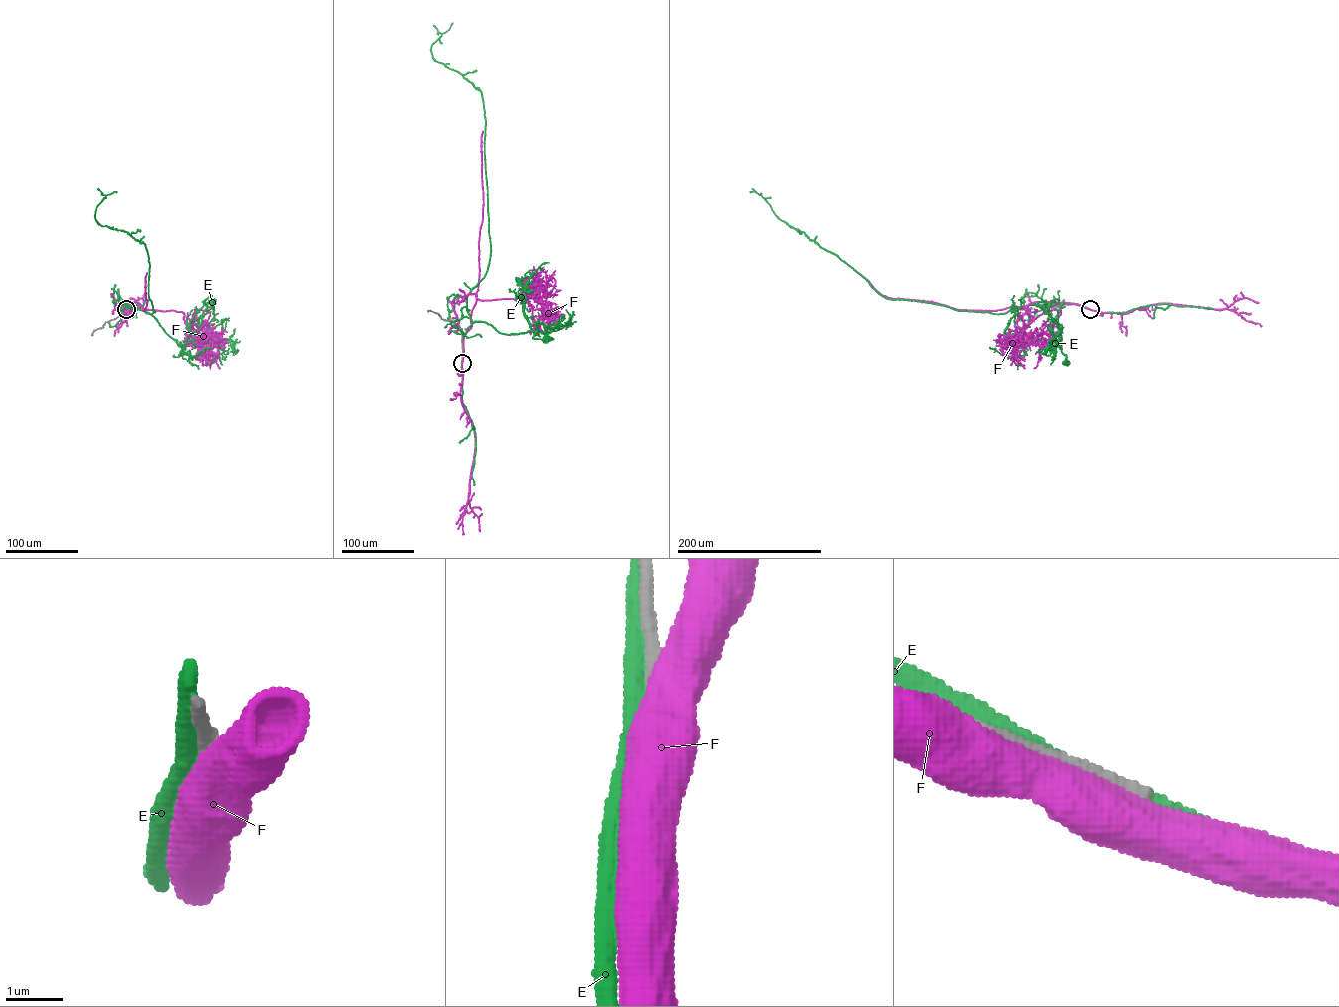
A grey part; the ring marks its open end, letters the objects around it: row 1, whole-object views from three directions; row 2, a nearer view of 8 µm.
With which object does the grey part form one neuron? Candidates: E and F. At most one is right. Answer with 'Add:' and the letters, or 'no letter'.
Add: no letter

